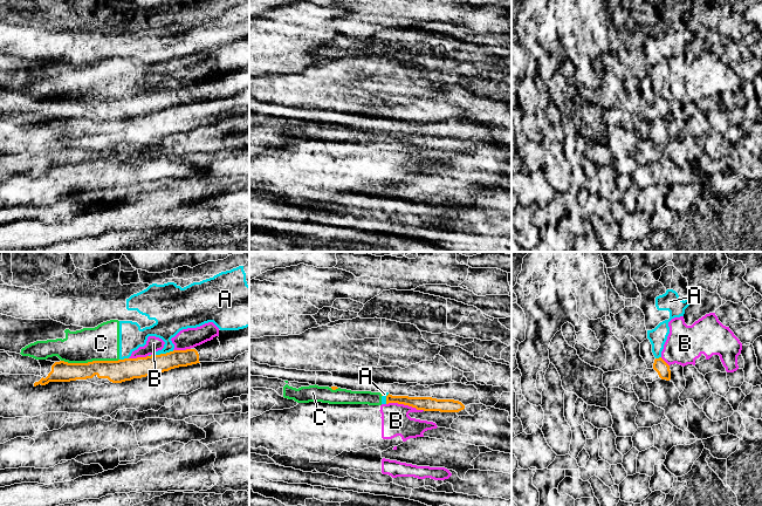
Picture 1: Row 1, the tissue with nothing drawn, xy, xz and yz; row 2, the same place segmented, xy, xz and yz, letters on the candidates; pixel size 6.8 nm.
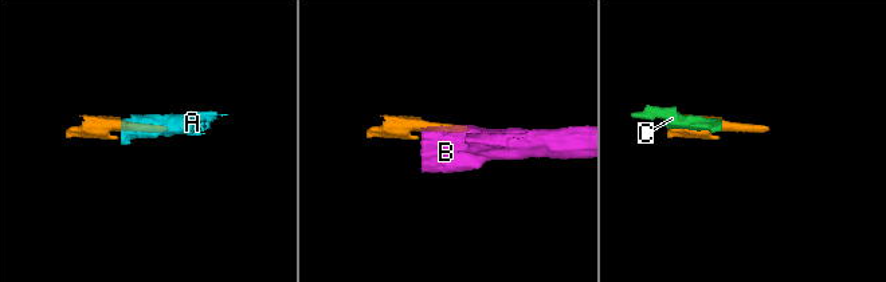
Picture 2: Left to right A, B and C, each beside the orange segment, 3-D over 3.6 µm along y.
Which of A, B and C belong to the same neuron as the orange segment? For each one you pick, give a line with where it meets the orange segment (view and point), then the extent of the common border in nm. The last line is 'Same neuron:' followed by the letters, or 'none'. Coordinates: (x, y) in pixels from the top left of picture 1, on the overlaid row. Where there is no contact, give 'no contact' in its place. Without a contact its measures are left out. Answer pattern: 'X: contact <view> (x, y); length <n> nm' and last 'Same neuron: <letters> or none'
Same neuron: none

